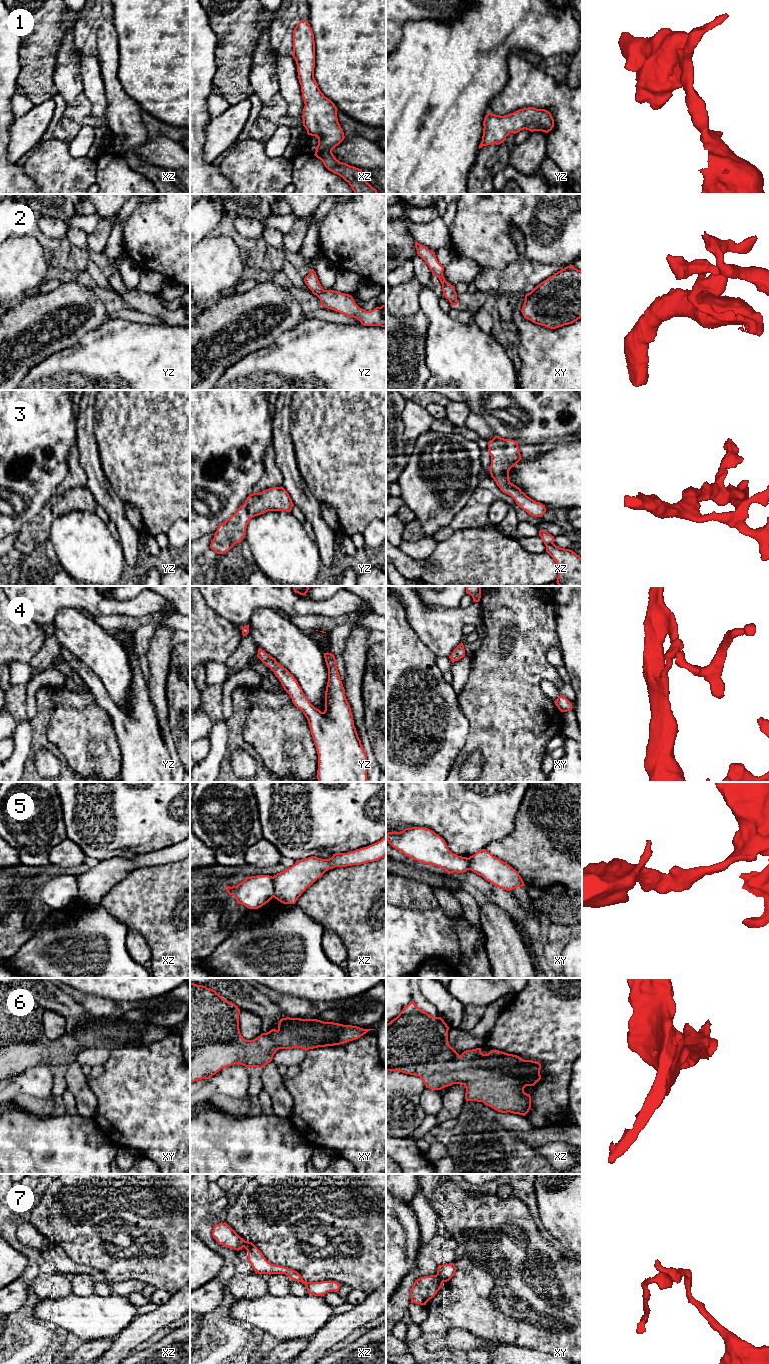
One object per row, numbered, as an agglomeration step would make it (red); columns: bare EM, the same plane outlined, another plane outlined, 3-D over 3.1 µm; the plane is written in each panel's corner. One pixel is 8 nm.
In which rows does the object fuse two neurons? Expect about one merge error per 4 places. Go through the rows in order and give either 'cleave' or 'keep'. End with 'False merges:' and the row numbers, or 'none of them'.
1: keep
2: keep
3: keep
4: keep
5: cleave
6: keep
7: cleave
False merges: 5, 7

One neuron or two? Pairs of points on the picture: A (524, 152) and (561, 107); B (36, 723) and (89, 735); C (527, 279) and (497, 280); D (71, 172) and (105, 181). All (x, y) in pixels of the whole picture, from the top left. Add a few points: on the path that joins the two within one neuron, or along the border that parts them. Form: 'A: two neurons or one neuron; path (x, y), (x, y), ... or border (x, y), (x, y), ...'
A: two neurons; border (545, 133), (547, 156)
B: two neurons; border (56, 704), (47, 727), (47, 740), (57, 748)
C: one neuron; path (520, 279), (504, 280)
D: two neurons; border (95, 159), (96, 182)

